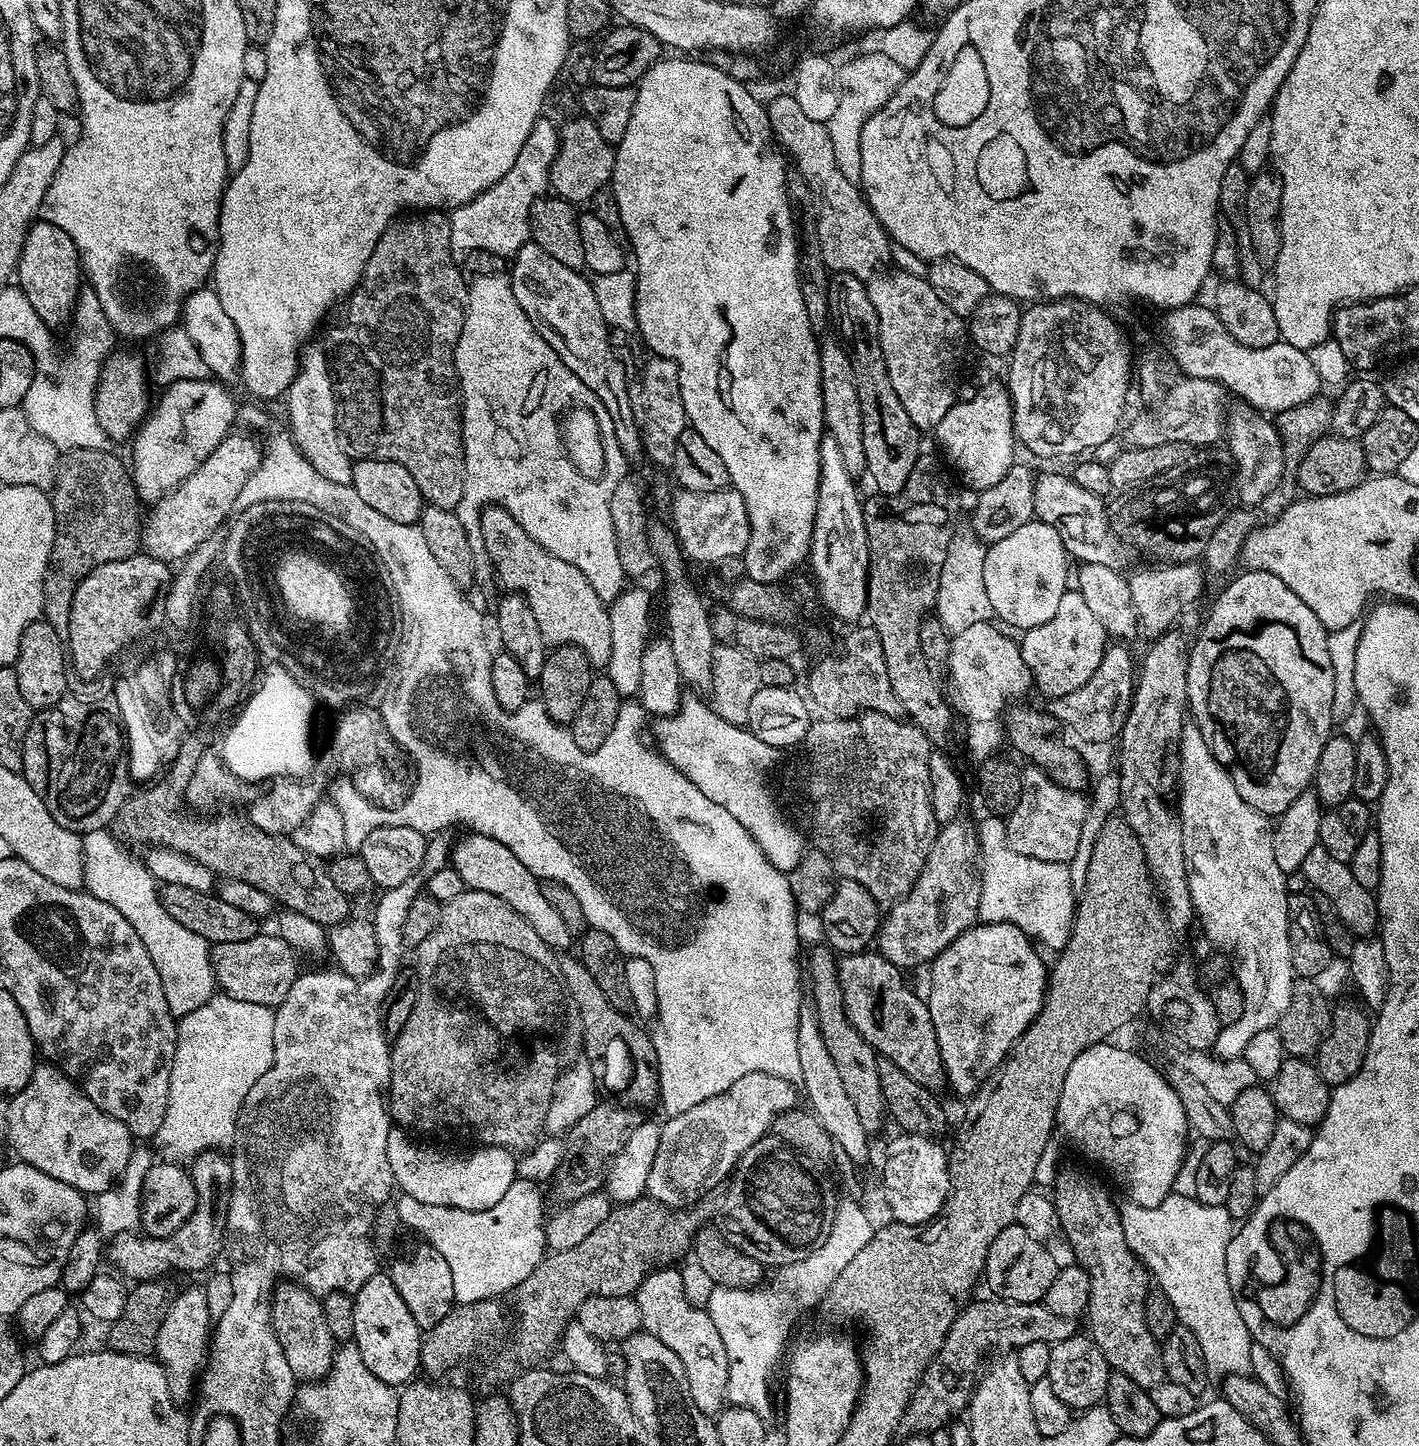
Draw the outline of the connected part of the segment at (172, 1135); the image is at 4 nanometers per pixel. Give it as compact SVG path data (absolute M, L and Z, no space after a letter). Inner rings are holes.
M214 994L205 1004L198 1006L198 1010L190 1010L190 1014L179 1017L166 1117L152 1137L153 1145L163 1161L184 1166L203 1152L228 1148L224 1142L224 1100L228 1100L228 1092L224 1092L224 1088L232 1088L232 1116L238 1118L246 1094L250 1094L254 1082L258 1082L258 1078L262 1078L274 1062L275 1017L273 1009L254 1002L238 1002L238 998L223 994ZM224 1076L232 1076L232 1080L224 1084Z

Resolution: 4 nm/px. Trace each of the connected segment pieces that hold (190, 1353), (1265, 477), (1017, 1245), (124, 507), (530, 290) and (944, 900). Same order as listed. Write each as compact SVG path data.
M198 1286L198 1288L188 1288L185 1292L180 1292L171 1297L168 1309L166 1310L166 1318L162 1318L162 1330L158 1330L158 1338L156 1339L156 1351L154 1353L155 1359L160 1361L161 1366L164 1368L164 1373L166 1374L166 1378L168 1379L168 1389L170 1390L170 1394L172 1395L173 1400L177 1402L184 1402L183 1400L187 1398L188 1394L191 1392L193 1393L194 1390L194 1383L197 1381L198 1372L196 1376L196 1370L199 1368L201 1369L202 1363L205 1361L206 1353L209 1351L210 1348L210 1333L213 1331L214 1328L214 1319L210 1316L210 1309L206 1306L206 1294L205 1289L203 1287Z
M1239 406L1226 416L1226 447L1236 473L1236 495L1244 506L1260 504L1280 484L1286 475L1284 466L1284 447L1275 423L1259 416L1255 411Z
M1020 1224L1006 1226L994 1242L990 1242L983 1279L988 1280L988 1288L993 1297L1014 1302L1034 1303L1043 1301L1050 1290L1050 1282L1054 1282L1058 1271L1058 1263L1043 1239L1032 1236Z
M103 448L67 449L57 459L56 480L50 489L50 497L56 523L56 537L49 558L48 572L45 574L43 615L48 618L67 618L74 590L78 590L78 582L82 582L82 578L86 578L90 570L98 570L98 566L106 562L118 562L141 551L142 501L136 495L136 485L132 482L132 474L125 461L123 464L112 450Z
M531 242L520 247L510 260L510 279L518 304L522 306L526 318L530 318L534 330L546 338L550 350L562 358L571 372L574 370L574 360L588 356L586 350L590 350L590 354L596 350L596 360L600 360L598 354L606 354L600 350L612 346L609 321L604 319L593 281L587 278L583 271L562 266L558 258L546 254L542 246Z
M963 818L947 821L932 840L926 862L914 886L885 913L877 933L876 946L880 955L902 970L934 960L958 934L977 923L981 882L980 842L976 829L974 824Z

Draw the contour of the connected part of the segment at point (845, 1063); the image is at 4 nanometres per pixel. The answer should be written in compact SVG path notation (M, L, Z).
M827 946L816 948L806 956L806 976L812 979L811 1003L818 1014L818 1030L822 1030L822 1039L826 1041L826 1050L830 1058L834 1058L834 1066L838 1066L838 1074L846 1086L846 1094L854 1102L854 1110L858 1110L858 1119L869 1134L876 1134L880 1123L886 1120L886 1105L882 1094L882 1082L878 1082L878 1053L869 1046L866 1038L858 1034L852 1019L846 1014L846 1006L842 998L840 985L840 969L838 956Z

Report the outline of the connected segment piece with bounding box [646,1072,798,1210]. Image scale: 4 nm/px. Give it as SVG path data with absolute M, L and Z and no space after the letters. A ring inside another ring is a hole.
M755 1072L738 1078L738 1082L730 1086L730 1090L714 1098L708 1098L698 1106L692 1106L682 1114L667 1117L660 1129L658 1154L654 1154L654 1166L650 1166L647 1195L659 1204L665 1204L667 1208L684 1210L693 1202L701 1200L707 1192L716 1192L719 1184L723 1185L735 1172L736 1163L740 1161L746 1149L754 1146L754 1142L758 1142L763 1136L769 1135L772 1120L777 1113L781 1109L797 1107L796 1092L798 1096L797 1085L791 1080L784 1080L774 1074Z

